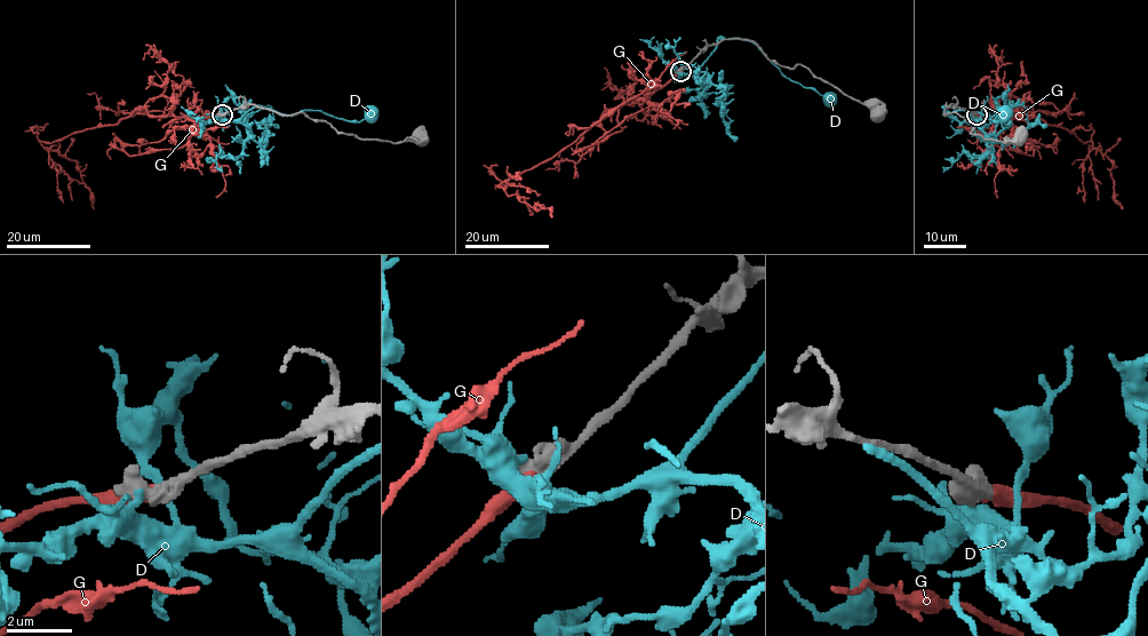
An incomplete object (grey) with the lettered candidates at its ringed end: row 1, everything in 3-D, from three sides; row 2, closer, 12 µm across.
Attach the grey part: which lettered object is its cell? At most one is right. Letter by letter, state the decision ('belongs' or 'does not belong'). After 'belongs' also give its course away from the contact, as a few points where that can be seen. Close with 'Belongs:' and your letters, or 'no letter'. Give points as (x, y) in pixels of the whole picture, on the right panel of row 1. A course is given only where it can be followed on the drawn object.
D: does not belong
G: belongs; course (977, 114), (1001, 120), (1025, 108), (1045, 124), (1091, 141), (1113, 161), (1115, 200), (1123, 208)
Belongs: G

